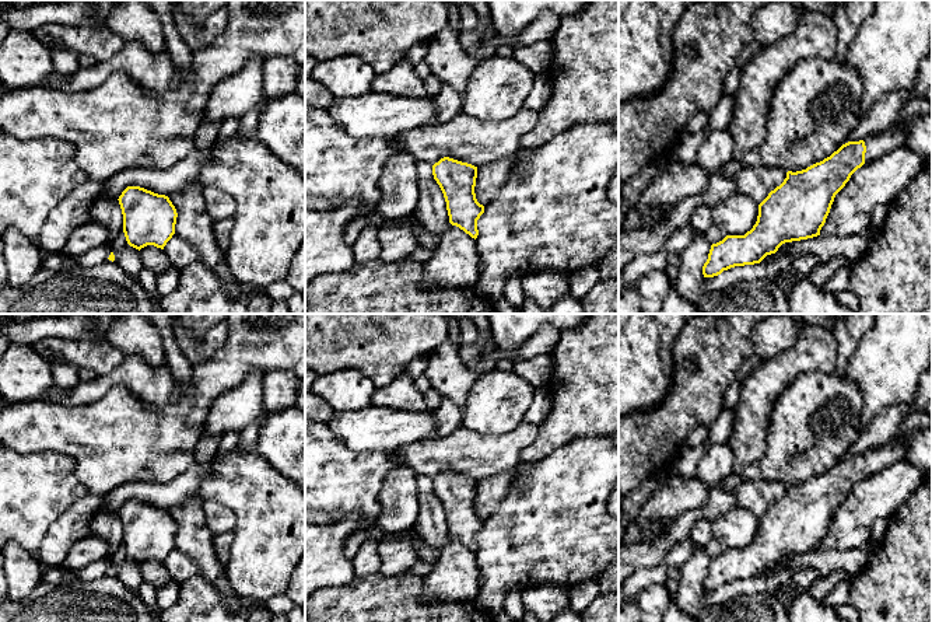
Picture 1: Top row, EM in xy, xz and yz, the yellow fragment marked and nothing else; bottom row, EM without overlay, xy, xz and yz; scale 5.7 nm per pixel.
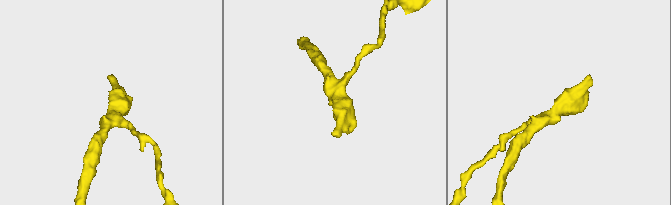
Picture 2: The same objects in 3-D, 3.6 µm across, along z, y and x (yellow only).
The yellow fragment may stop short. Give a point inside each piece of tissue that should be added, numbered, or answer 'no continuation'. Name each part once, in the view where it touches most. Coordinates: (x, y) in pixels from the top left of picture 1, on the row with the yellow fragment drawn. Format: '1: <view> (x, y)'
1: yz (886, 140)

